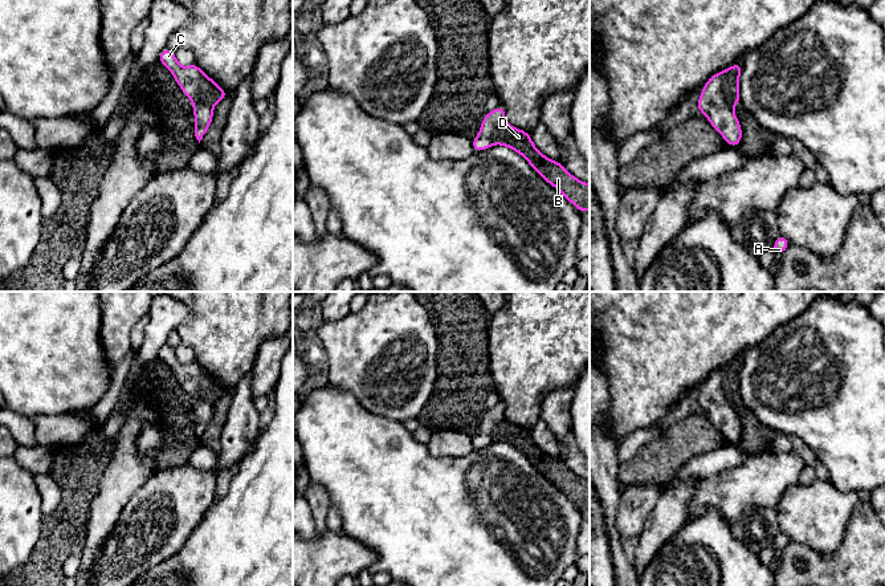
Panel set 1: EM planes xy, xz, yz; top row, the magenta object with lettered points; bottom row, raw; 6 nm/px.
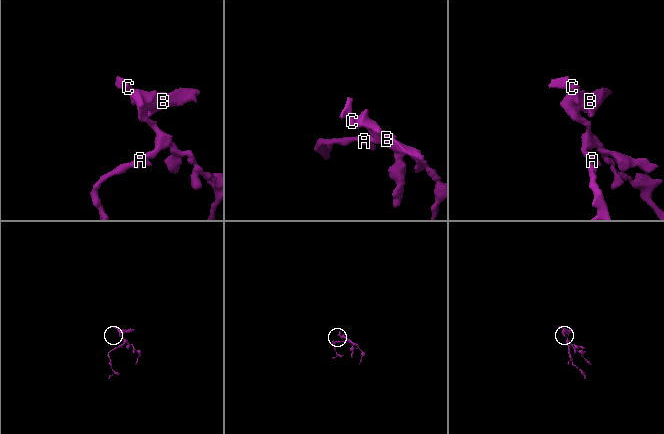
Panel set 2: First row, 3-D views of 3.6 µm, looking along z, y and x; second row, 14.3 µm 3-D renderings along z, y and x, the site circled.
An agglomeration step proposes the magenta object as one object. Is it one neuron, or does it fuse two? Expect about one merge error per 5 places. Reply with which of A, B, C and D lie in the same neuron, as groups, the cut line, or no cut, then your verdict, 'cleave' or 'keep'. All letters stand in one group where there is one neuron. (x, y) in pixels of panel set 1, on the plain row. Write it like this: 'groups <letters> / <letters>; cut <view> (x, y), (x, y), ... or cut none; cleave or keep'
groups A C / B D; cut yz (729, 365), (724, 397), (730, 406); cleave

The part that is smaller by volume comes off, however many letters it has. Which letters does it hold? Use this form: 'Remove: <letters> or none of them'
Remove: B, D

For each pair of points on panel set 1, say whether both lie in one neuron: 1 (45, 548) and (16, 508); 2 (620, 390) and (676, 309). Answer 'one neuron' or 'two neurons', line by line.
1: two neurons
2: one neuron

